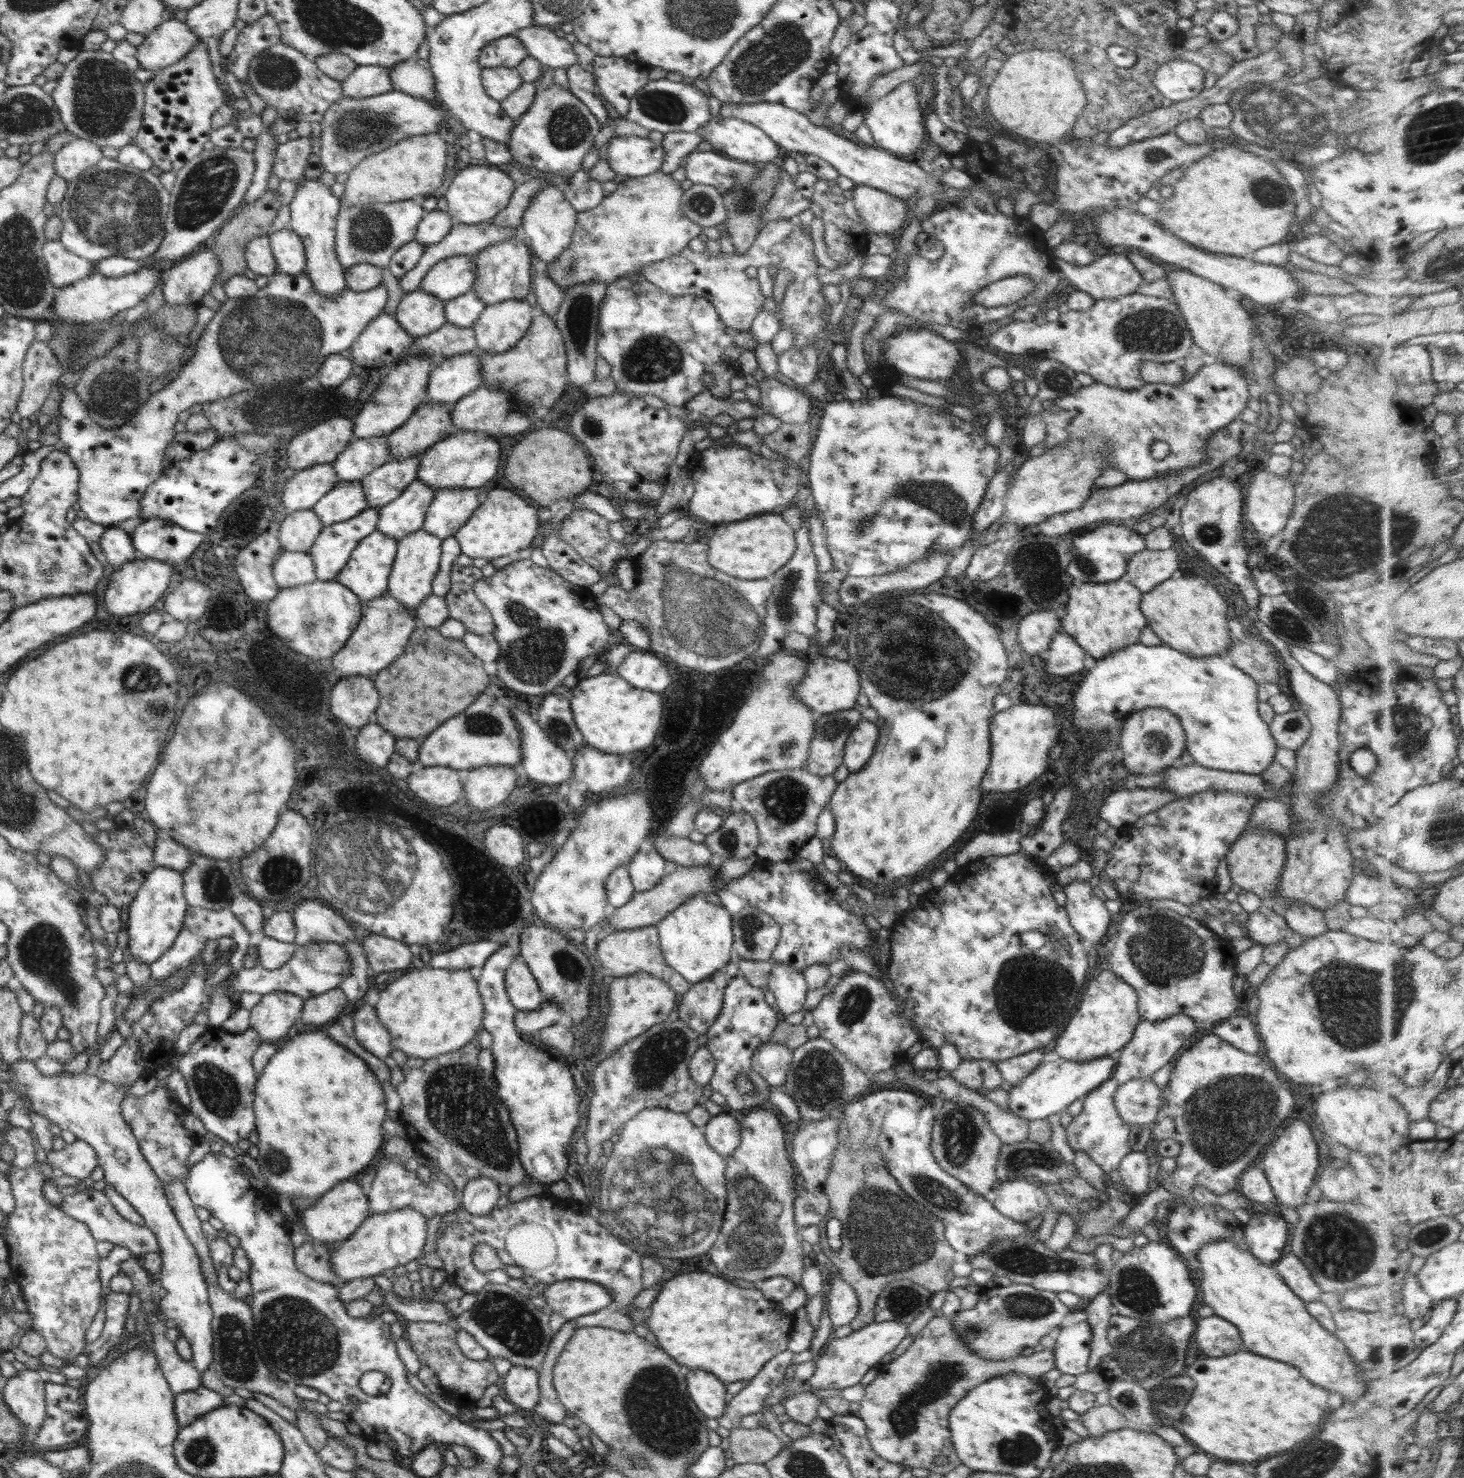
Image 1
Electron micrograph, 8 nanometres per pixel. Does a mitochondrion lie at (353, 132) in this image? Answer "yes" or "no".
yes

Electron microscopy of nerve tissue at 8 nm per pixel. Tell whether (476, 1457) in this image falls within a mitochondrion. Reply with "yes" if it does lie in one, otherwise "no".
no

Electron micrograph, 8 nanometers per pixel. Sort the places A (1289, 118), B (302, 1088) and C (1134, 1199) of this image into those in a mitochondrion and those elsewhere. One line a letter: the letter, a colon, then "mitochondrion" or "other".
A: mitochondrion
B: other
C: other

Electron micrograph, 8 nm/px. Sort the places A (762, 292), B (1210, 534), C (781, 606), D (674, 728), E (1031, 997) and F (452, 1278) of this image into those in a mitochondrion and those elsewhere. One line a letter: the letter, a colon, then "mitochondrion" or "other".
A: other
B: mitochondrion
C: mitochondrion
D: other
E: mitochondrion
F: other

